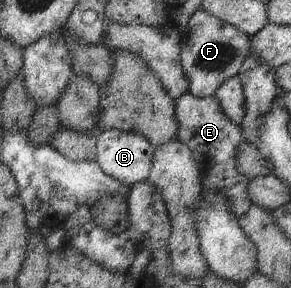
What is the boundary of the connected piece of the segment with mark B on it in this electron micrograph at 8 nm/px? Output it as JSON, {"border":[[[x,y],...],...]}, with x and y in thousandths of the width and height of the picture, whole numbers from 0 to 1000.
{"border":[[[381,448],[330,476],[326,559],[368,608],[440,649],[505,625],[533,510],[485,465]]]}

